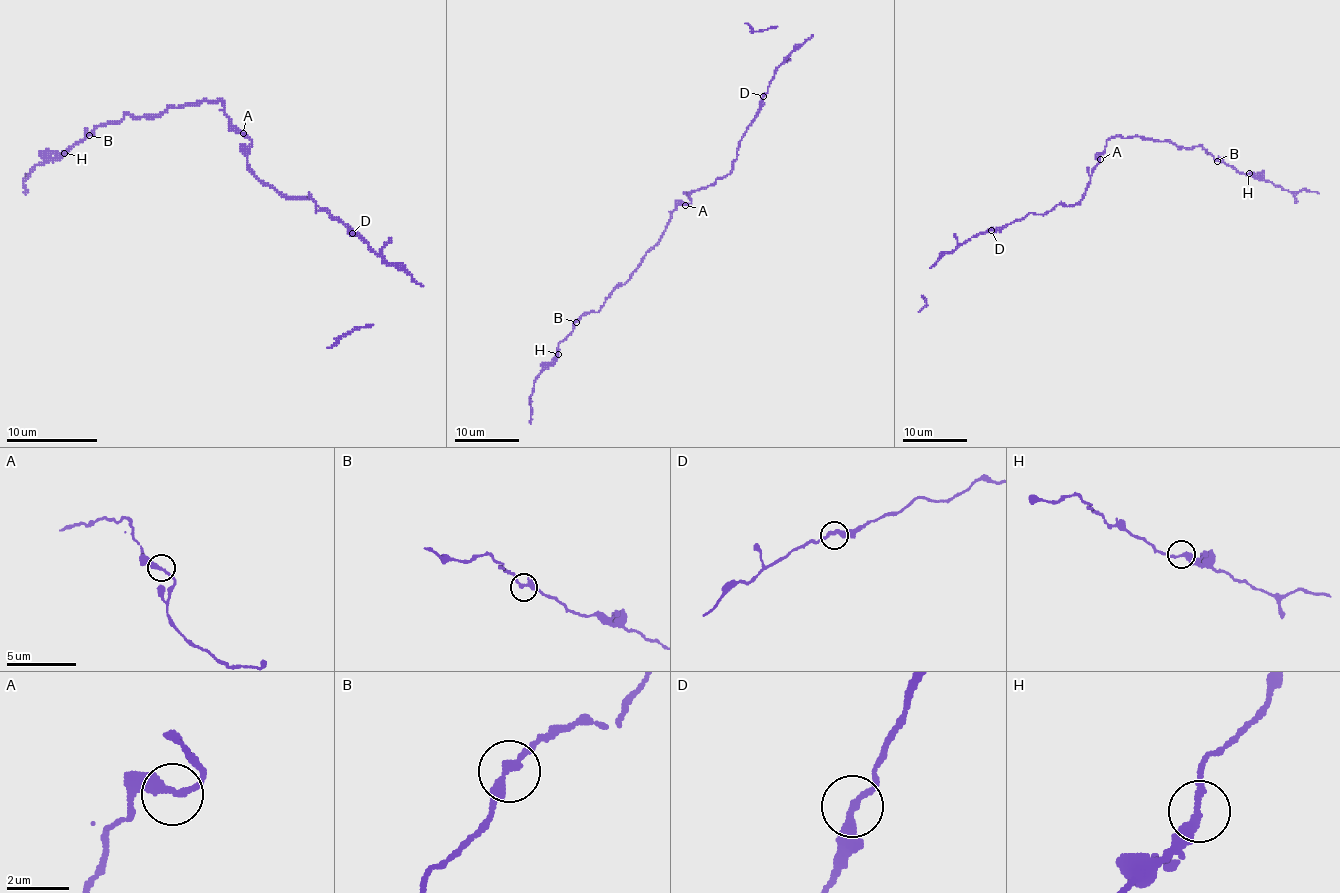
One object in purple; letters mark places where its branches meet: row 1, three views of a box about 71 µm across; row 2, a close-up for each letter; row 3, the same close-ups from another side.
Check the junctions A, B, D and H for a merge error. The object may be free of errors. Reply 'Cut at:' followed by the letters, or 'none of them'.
Cut at: none of them

